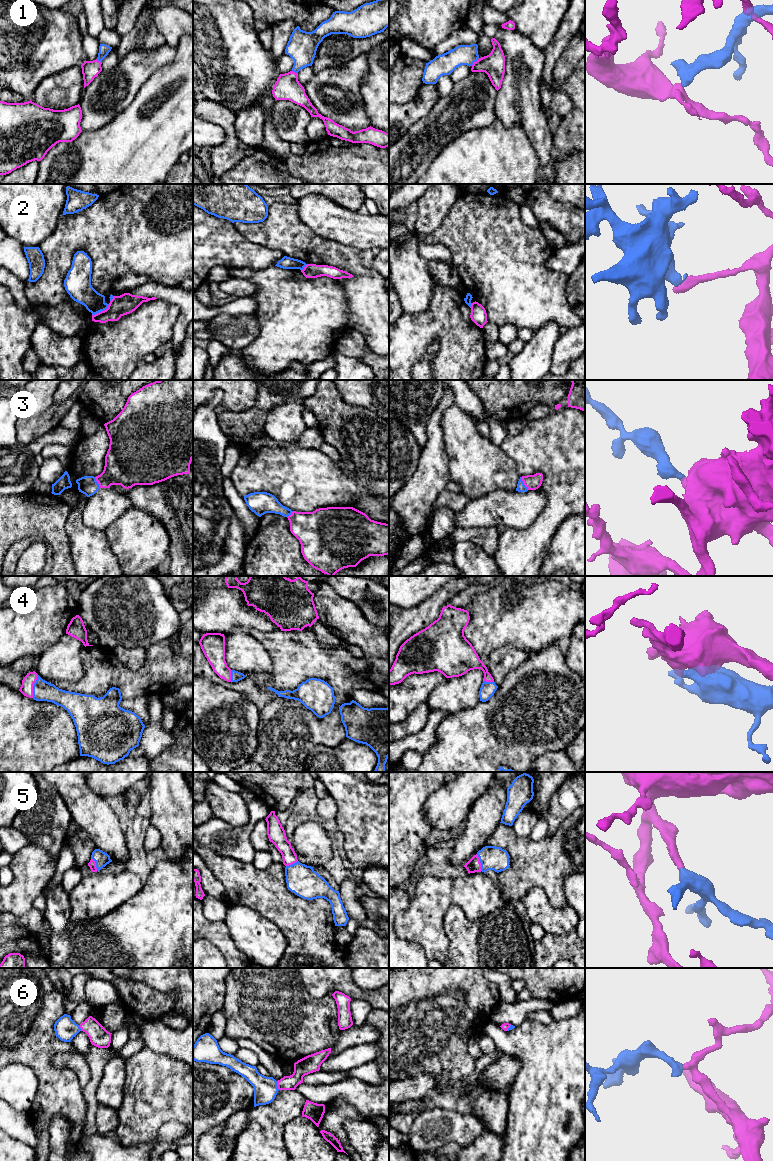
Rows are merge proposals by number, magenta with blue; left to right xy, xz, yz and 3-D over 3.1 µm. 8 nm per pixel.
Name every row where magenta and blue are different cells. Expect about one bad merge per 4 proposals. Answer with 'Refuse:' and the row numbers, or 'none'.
Refuse: 2

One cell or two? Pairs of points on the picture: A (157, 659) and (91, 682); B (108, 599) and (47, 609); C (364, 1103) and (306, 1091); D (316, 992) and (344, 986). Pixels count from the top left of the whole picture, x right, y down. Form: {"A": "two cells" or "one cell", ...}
{"A": "one cell", "B": "two cells", "C": "one cell", "D": "one cell"}

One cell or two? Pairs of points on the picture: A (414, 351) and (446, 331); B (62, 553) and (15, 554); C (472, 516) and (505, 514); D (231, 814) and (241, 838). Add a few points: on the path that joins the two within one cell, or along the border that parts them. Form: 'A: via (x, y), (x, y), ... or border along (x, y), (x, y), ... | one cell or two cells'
A: via (421, 343), (433, 331), (438, 331) | one cell
B: border along (37, 535), (50, 547), (53, 565) | two cells
C: via (480, 514), (497, 513) | one cell
D: border along (214, 816), (238, 826), (244, 826), (250, 818) | two cells

